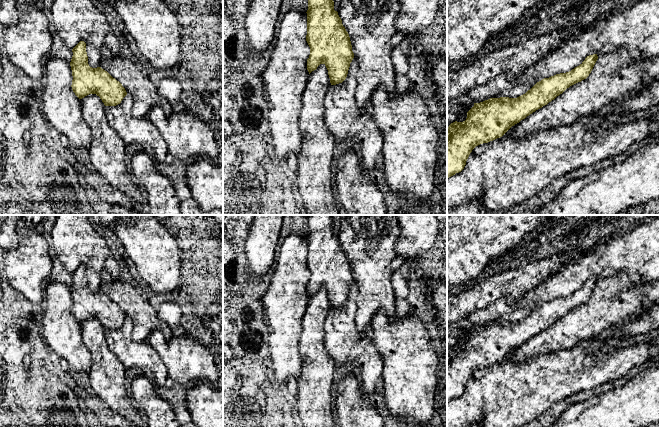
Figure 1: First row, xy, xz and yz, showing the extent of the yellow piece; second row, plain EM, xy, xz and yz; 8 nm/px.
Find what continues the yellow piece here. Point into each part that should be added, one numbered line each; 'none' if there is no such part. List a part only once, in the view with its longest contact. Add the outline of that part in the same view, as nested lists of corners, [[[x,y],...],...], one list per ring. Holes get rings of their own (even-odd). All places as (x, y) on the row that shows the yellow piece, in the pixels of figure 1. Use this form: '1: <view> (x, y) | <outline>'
none

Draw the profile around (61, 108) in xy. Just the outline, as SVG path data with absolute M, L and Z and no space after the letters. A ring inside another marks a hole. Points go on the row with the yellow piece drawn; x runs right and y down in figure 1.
M50 56L44 64L47 81L42 96L42 114L48 124L78 148L89 148L92 133L82 116L81 99L72 90L70 63Z

